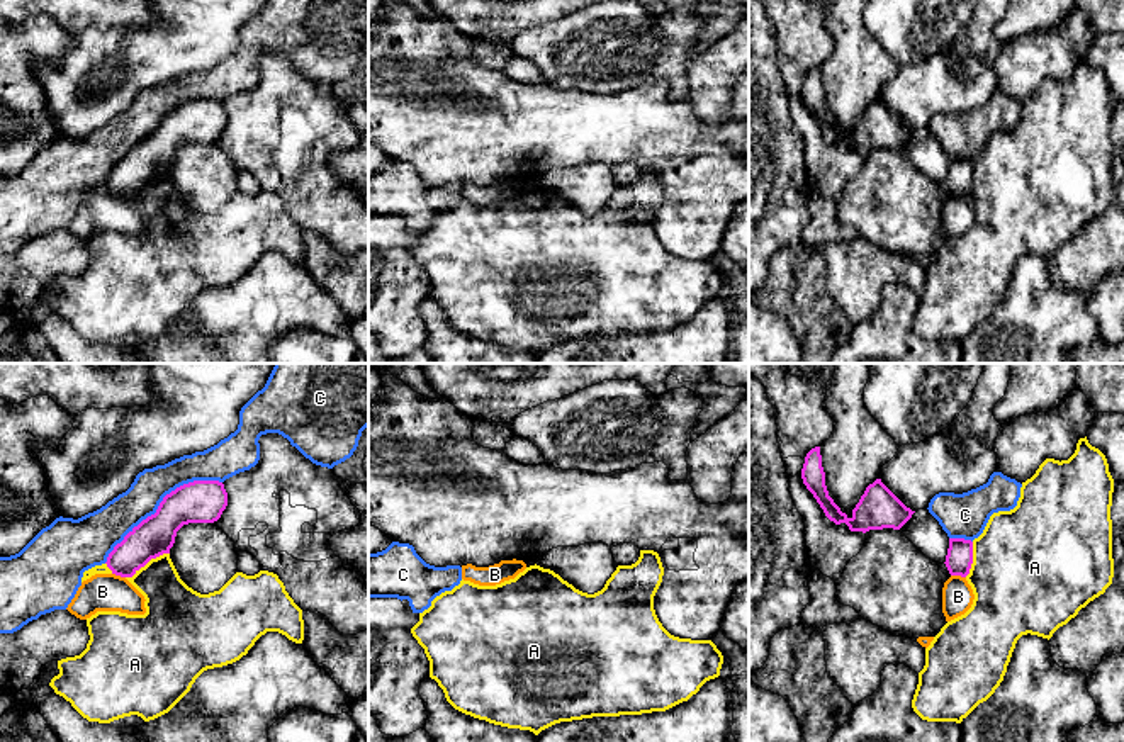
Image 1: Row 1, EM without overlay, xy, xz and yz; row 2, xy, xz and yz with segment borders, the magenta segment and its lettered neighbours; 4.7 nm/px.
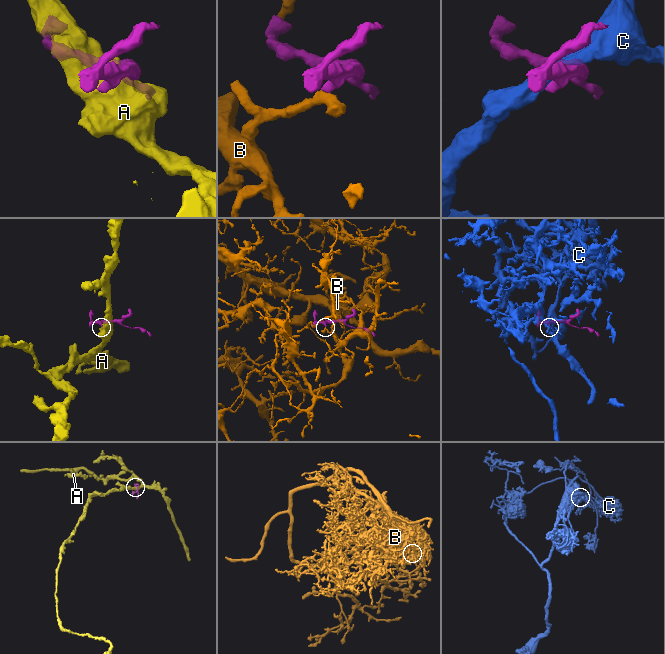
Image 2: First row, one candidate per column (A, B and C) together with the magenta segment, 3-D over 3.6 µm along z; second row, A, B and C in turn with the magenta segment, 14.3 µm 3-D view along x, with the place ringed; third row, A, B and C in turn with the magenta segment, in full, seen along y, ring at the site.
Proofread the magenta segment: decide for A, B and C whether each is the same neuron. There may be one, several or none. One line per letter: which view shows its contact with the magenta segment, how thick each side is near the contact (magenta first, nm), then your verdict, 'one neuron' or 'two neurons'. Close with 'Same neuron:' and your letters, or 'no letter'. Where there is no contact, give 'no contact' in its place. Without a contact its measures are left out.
A: meets magenta in xy; 190 nm thick on the magenta side, 260 nm on the other; two neurons
B: meets magenta in yz; 130 nm thick on the magenta side, 150 nm on the other; two neurons
C: meets magenta in xy; 200 nm thick on the magenta side, 180 nm on the other; two neurons
Same neuron: no letter

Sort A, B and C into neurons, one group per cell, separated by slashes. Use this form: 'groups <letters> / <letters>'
groups A / B / C

